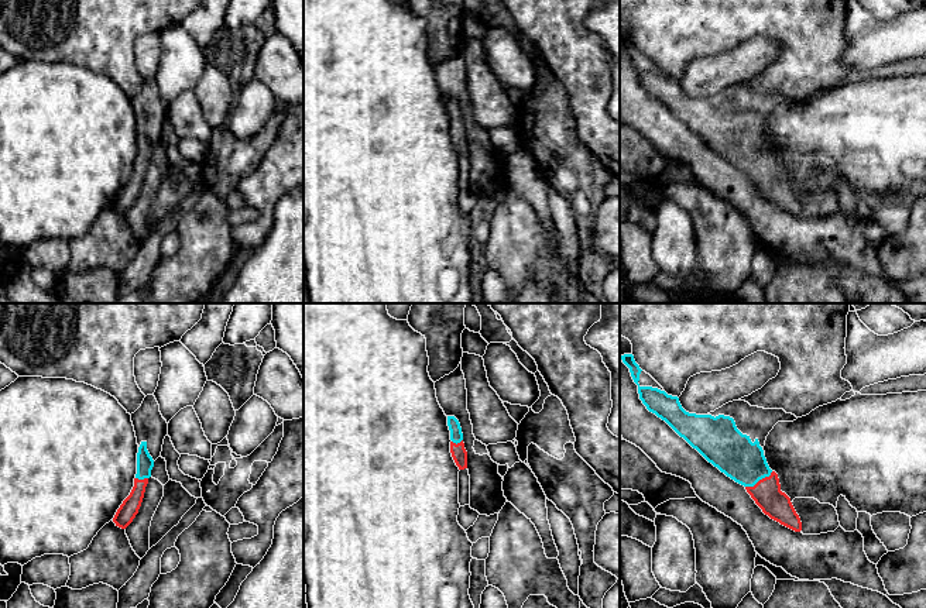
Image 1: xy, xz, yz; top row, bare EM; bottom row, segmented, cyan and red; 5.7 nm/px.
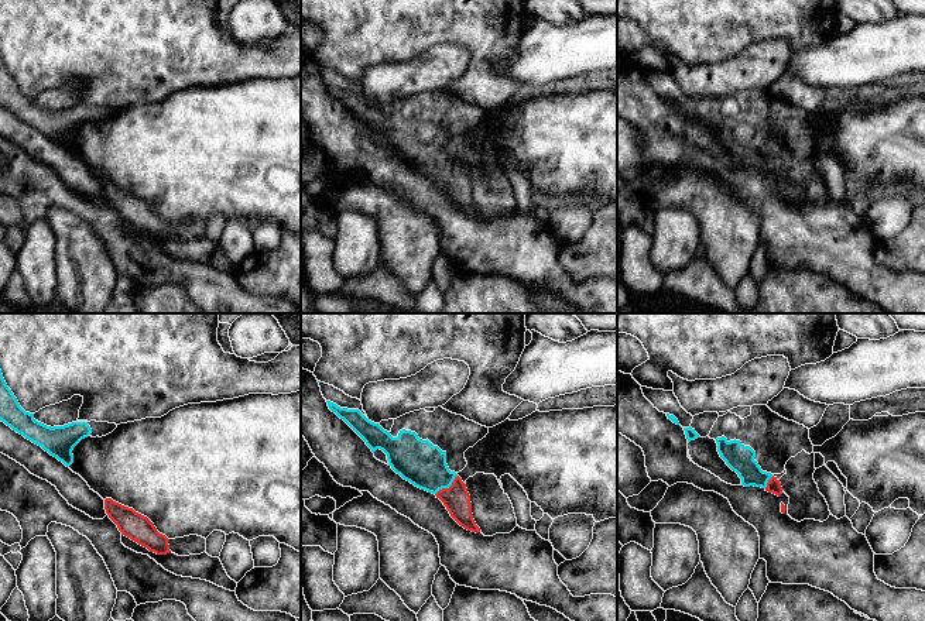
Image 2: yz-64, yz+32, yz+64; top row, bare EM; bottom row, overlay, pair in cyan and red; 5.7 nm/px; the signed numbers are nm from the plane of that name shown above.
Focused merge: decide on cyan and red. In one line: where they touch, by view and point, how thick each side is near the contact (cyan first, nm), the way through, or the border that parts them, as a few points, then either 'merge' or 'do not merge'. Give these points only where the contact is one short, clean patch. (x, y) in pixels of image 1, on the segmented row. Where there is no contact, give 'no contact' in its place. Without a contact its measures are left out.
contact yz (758, 480); calibres 240 and 160 nm; way yz (733, 453), (758, 480), (767, 494); merge

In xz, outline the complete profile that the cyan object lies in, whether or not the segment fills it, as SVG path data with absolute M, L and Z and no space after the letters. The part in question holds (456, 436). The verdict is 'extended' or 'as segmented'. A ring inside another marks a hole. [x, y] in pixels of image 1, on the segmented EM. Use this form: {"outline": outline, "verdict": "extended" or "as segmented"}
{"outline": "M447 416L450 430L450 453L459 470L467 468L467 451L463 443L463 433L459 420L455 416Z", "verdict": "extended"}

